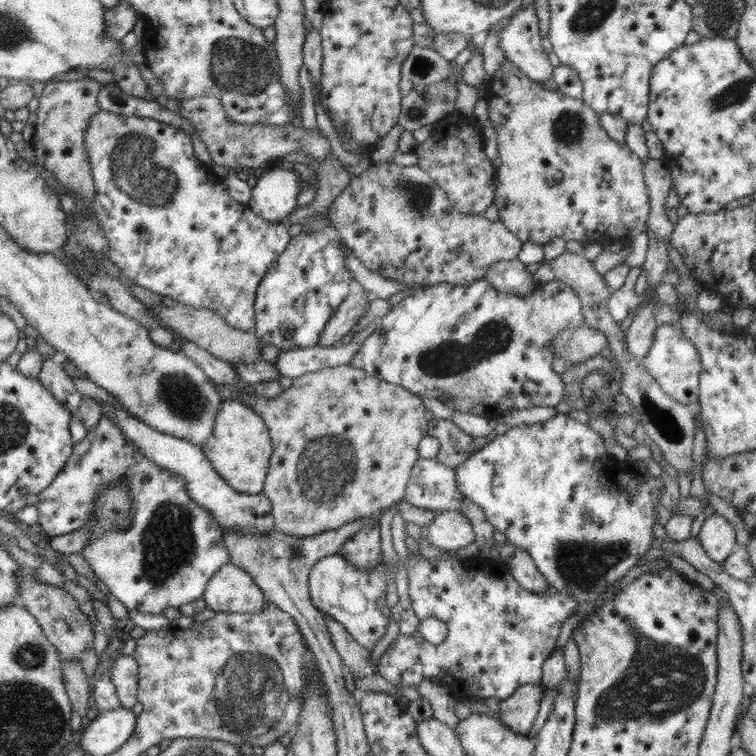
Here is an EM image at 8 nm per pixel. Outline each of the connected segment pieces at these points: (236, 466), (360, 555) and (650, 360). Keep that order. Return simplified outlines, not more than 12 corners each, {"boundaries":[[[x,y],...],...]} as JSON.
{"boundaries":[[[239,400],[222,401],[201,449],[240,493],[263,492],[268,428]],[[362,527],[337,554],[360,570],[381,566],[380,528]],[[678,324],[640,364],[680,404],[699,400],[700,356]]]}

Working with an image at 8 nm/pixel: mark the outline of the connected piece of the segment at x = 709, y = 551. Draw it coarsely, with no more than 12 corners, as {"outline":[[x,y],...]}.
{"outline":[[716,512],[697,538],[720,565],[737,547],[734,527]]}

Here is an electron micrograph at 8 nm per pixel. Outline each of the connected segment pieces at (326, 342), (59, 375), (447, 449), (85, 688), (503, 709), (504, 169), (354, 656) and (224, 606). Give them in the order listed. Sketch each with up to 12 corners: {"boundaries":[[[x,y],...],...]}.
{"boundaries":[[[355,281],[321,332],[320,346],[347,339],[369,308]],[[45,358],[38,381],[72,416],[84,397],[62,364]],[[452,420],[429,422],[436,458],[455,468],[476,452],[474,437]],[[61,658],[63,683],[86,723],[91,688],[78,661]],[[526,684],[500,702],[502,723],[528,737],[543,689]],[[492,75],[494,206],[525,242],[628,244],[643,162],[581,99]],[[322,612],[335,651],[354,678],[376,672],[371,652]],[[232,563],[202,597],[216,613],[260,612],[255,580]]]}

